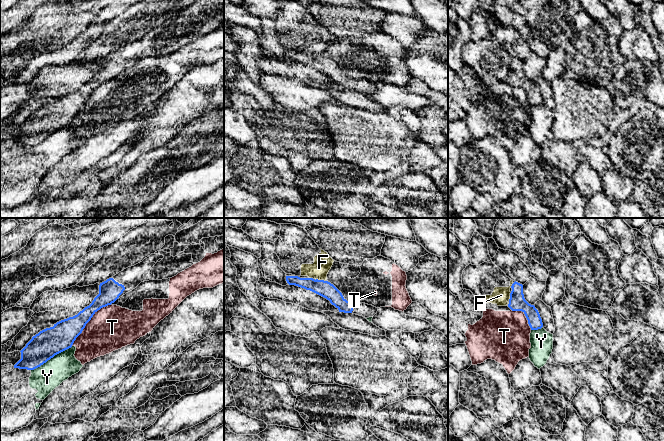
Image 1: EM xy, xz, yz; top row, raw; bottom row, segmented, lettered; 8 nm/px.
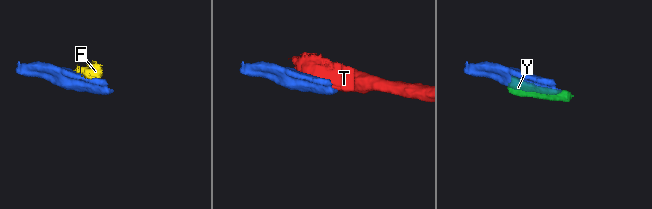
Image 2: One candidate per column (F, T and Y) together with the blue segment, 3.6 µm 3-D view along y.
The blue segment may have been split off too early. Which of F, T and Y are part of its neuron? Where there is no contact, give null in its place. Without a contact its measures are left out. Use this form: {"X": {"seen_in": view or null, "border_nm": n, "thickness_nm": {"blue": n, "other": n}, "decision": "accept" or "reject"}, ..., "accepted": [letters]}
{"F": {"seen_in": "xz", "border_nm": 80, "thickness_nm": {"blue": 130, "other": 150}, "decision": "accept"}, "T": {"seen_in": "xy", "border_nm": 480, "thickness_nm": {"blue": 220, "other": 360}, "decision": "reject"}, "Y": {"seen_in": "xy", "border_nm": 380, "thickness_nm": {"blue": 220, "other": 220}, "decision": "reject"}, "accepted": ["F"]}

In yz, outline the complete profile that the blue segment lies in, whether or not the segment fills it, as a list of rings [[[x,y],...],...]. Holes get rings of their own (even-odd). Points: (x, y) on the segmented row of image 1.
[[[510,281],[509,287],[495,287],[491,295],[485,295],[481,305],[484,303],[492,303],[497,306],[508,306],[512,311],[522,311],[531,330],[538,330],[543,327],[542,319],[538,310],[534,305],[529,304],[523,294],[523,285]]]

